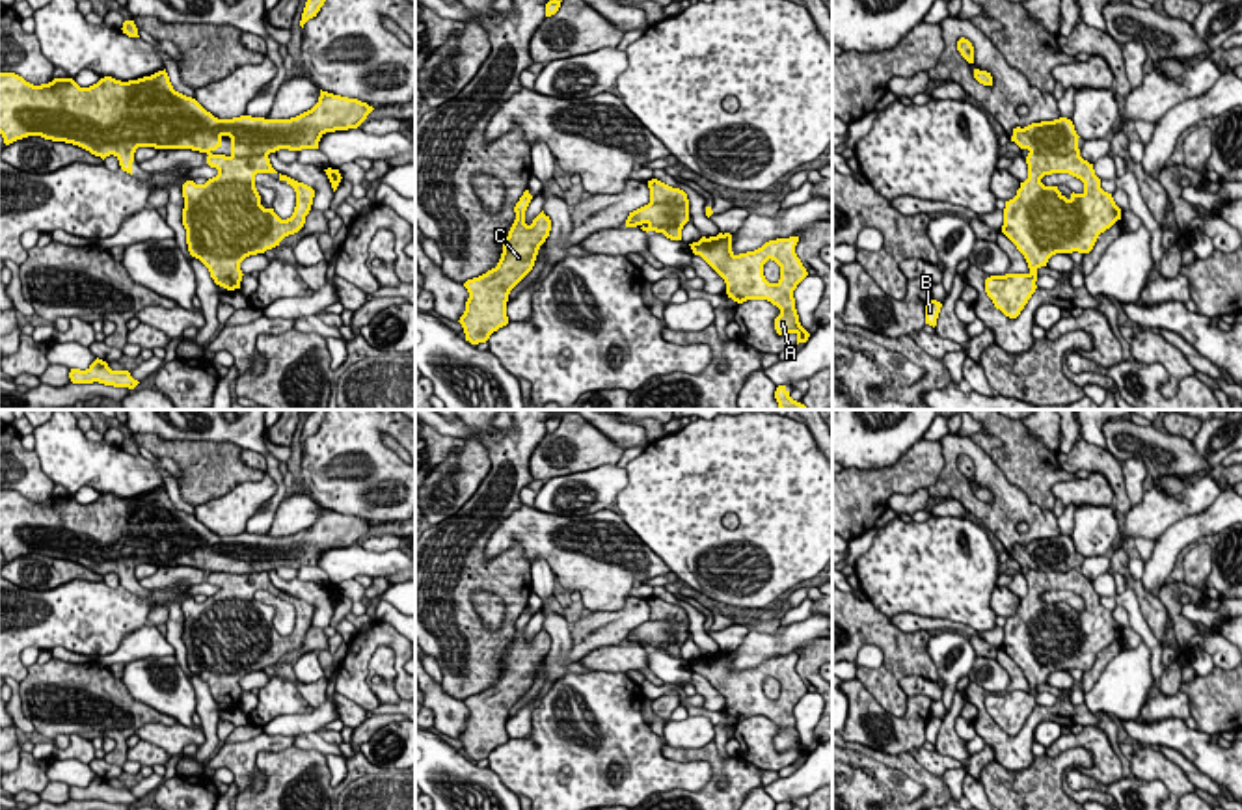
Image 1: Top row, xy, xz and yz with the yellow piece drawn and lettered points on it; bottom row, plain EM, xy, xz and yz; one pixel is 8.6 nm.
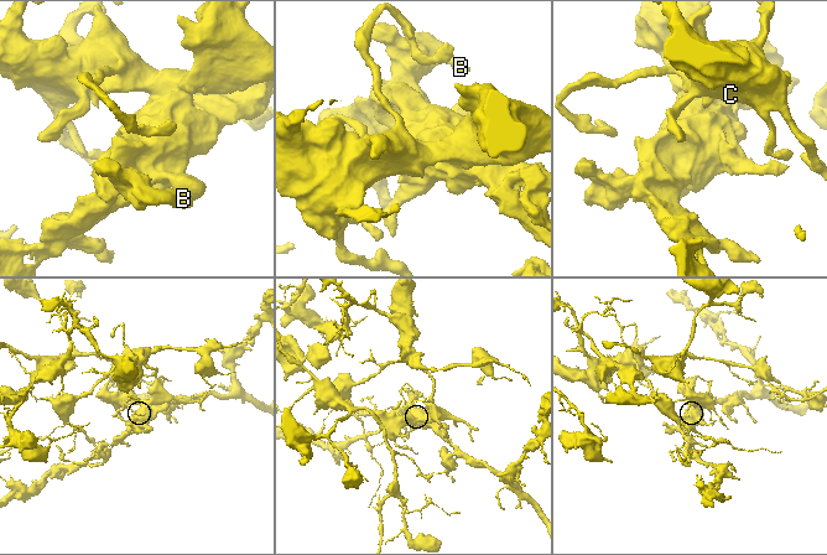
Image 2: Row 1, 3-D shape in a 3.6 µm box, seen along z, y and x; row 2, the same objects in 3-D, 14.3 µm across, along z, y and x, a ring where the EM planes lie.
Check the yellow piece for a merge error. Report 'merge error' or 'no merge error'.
merge error

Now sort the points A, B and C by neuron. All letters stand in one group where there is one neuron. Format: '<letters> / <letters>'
A B / C

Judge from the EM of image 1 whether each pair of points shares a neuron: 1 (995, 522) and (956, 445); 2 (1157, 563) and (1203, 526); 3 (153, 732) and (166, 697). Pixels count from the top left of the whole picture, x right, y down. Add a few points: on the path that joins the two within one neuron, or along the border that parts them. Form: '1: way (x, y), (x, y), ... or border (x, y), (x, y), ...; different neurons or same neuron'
1: way (976, 505), (950, 479), (950, 464); same neuron
2: way (1168, 552), (1192, 527); same neuron
3: border (177, 721), (188, 727); different neurons

